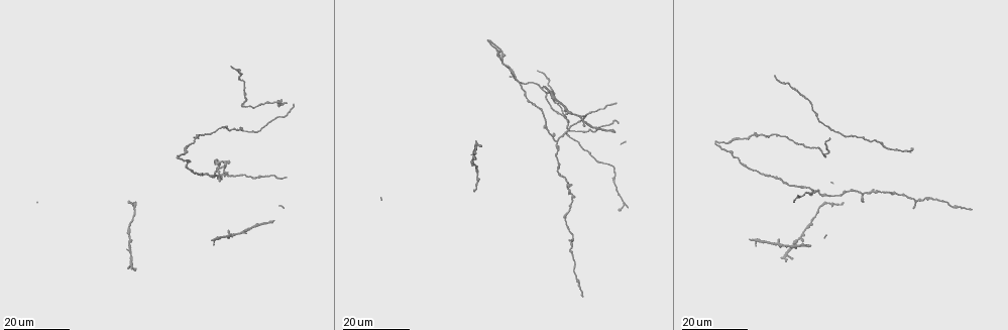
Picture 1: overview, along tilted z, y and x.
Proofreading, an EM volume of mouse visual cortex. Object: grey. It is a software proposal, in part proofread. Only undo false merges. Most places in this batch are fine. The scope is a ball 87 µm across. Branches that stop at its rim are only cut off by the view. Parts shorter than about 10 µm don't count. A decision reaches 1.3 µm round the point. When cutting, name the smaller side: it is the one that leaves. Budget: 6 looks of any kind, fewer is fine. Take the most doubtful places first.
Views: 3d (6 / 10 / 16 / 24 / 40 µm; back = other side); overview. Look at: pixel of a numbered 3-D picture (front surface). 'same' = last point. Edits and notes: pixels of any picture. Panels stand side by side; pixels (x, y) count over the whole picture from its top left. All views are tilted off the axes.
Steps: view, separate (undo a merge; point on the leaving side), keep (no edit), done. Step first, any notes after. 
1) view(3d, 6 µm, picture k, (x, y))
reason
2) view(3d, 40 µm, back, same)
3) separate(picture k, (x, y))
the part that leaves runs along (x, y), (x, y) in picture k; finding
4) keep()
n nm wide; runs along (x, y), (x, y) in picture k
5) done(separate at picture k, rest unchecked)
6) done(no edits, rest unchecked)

view(3d, 24 µm, picture 1, (220, 174))
three arms meet

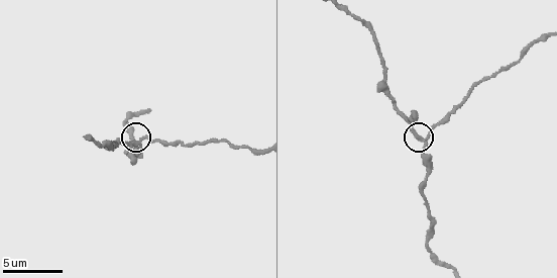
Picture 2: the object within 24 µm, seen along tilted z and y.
view(3d, 10 µm, picture 2, (140, 143))
closer look

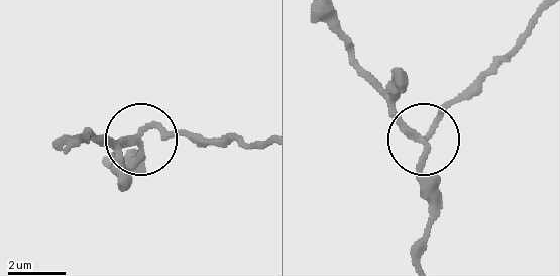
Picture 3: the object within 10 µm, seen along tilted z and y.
view(3d, 10 µm, back, picture 3, (139, 138))
other side

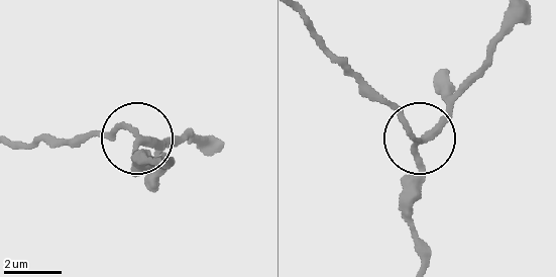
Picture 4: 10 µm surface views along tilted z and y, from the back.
keep()
3 arms; runs along (203, 135), (155, 144), (122, 127), (59, 142) in picture 4; all the same cell

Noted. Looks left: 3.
view(3d, 16 µm, picture 1, (895, 195))
thick turns thin

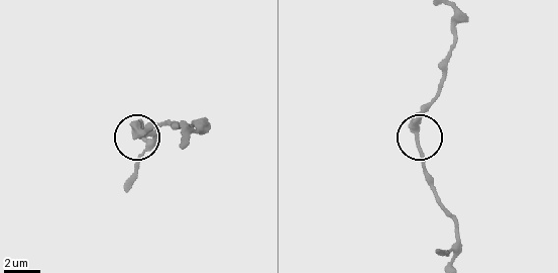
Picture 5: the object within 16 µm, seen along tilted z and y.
view(3d, 6 µm, picture 5, (134, 127))

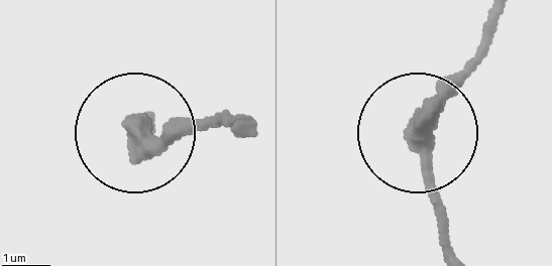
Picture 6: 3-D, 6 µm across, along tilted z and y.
keep()
runs along (499, 12), (413, 140), (441, 250) in picture 6; continuous, no second cell

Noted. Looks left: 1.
done(no edits, rest unchecked)

